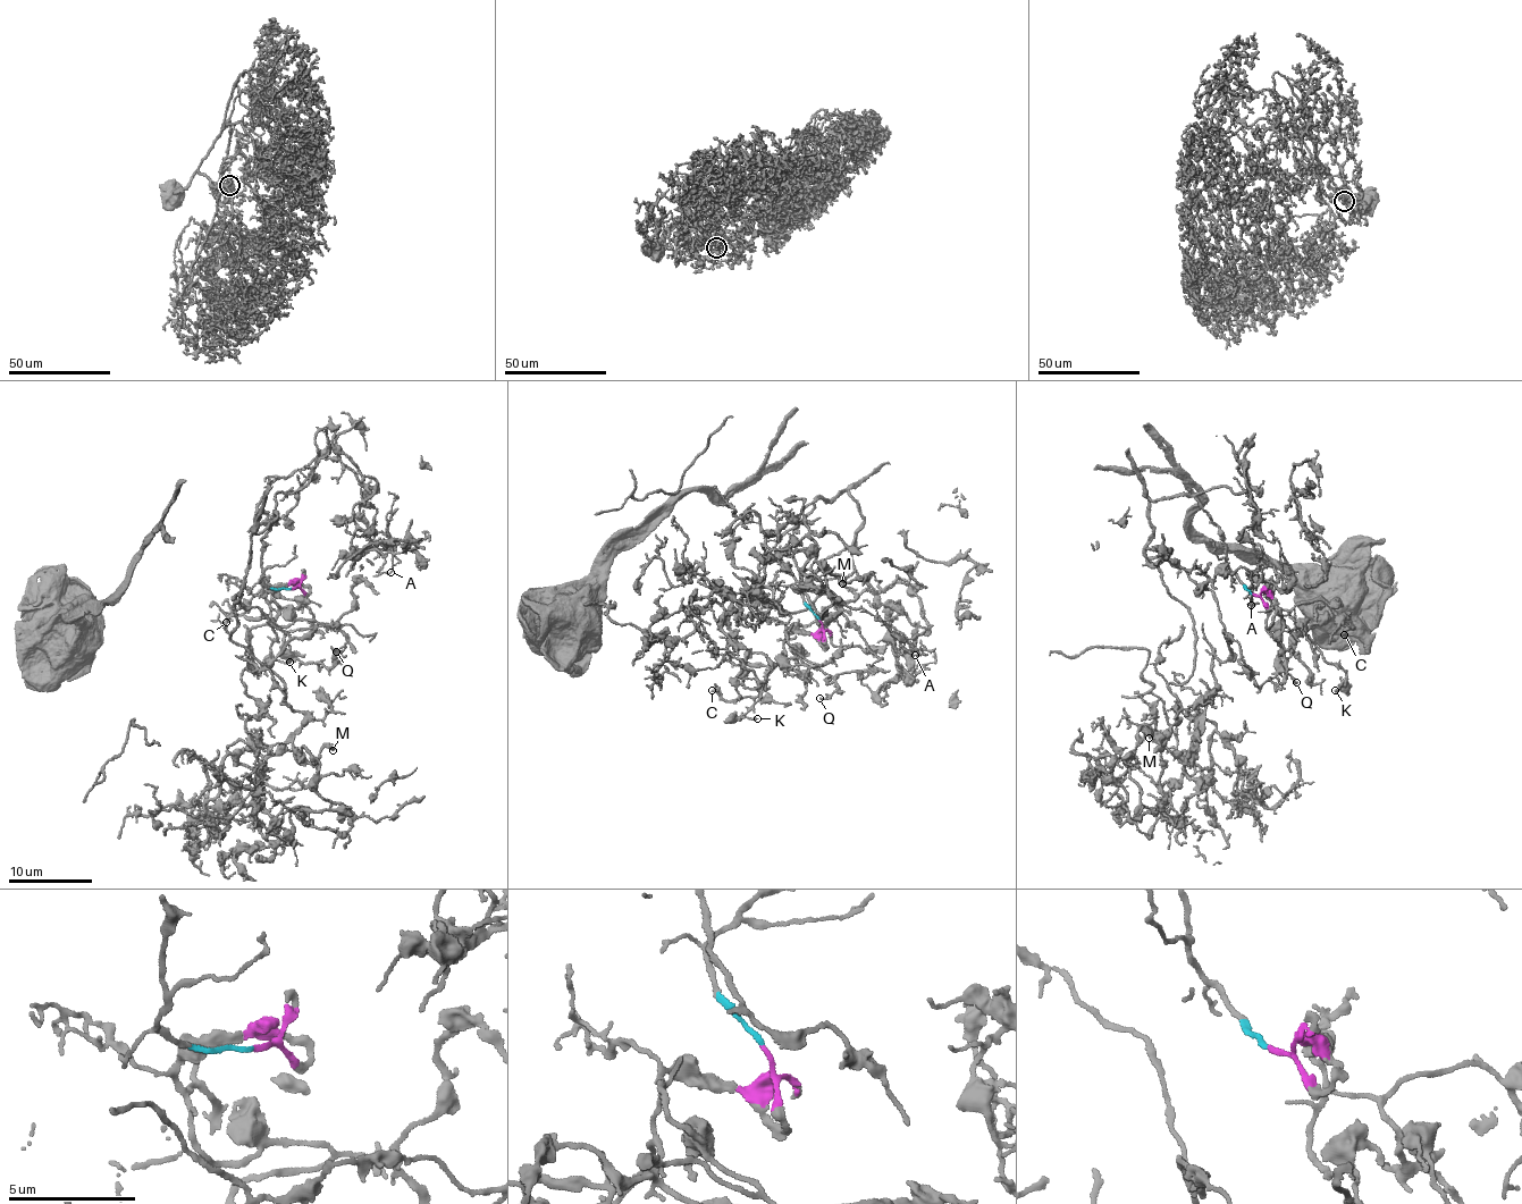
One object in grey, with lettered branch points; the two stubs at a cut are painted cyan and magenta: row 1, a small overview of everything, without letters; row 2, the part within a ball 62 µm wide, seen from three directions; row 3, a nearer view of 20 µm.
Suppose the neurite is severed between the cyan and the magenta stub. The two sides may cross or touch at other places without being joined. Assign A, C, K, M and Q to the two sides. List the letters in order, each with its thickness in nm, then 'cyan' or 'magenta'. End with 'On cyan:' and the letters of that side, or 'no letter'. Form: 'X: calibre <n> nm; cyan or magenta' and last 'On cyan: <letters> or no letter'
A: calibre 100 nm; cyan
C: calibre 150 nm; magenta
K: calibre 160 nm; magenta
M: calibre 440 nm; cyan
Q: calibre 110 nm; magenta
On cyan: A, M

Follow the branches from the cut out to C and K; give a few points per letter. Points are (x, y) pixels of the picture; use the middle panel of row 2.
C: (820, 621), (818, 630), (788, 628), (781, 659), (756, 697), (728, 701), (712, 690)
K: (820, 621), (822, 626), (814, 632), (788, 628), (782, 659), (767, 671), (759, 698), (742, 716), (758, 717)

